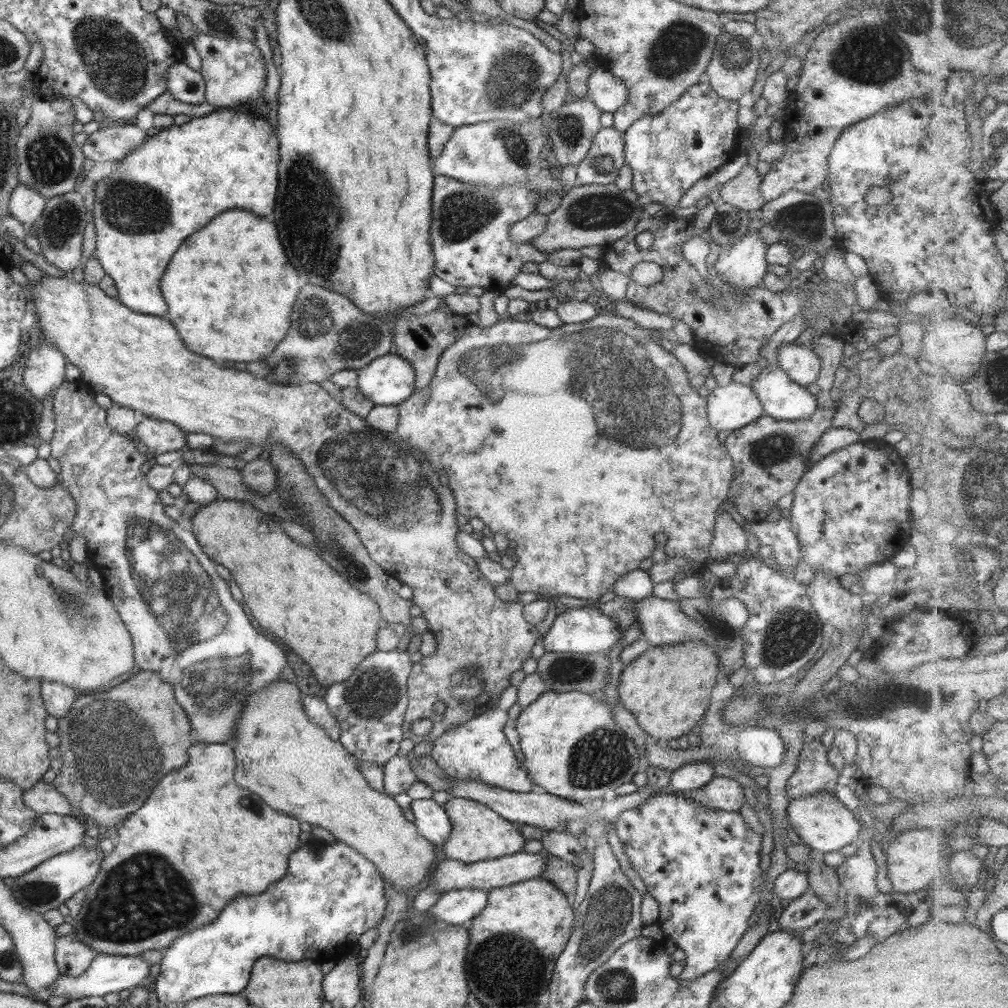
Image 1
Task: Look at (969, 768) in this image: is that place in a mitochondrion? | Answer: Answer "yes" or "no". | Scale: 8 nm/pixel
no

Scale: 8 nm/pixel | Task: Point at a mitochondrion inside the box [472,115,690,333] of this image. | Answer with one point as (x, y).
(603, 210)

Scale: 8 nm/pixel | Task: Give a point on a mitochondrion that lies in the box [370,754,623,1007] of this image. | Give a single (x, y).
(491, 960)

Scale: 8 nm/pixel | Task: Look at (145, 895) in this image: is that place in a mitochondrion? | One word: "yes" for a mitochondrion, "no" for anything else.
yes

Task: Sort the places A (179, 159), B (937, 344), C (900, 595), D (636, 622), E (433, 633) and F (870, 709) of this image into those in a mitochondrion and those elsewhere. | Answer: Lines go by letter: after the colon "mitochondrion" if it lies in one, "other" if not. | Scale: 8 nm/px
A: other
B: other
C: other
D: other
E: other
F: mitochondrion

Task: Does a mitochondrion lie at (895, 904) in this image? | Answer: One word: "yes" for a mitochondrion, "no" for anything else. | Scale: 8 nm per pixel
no

